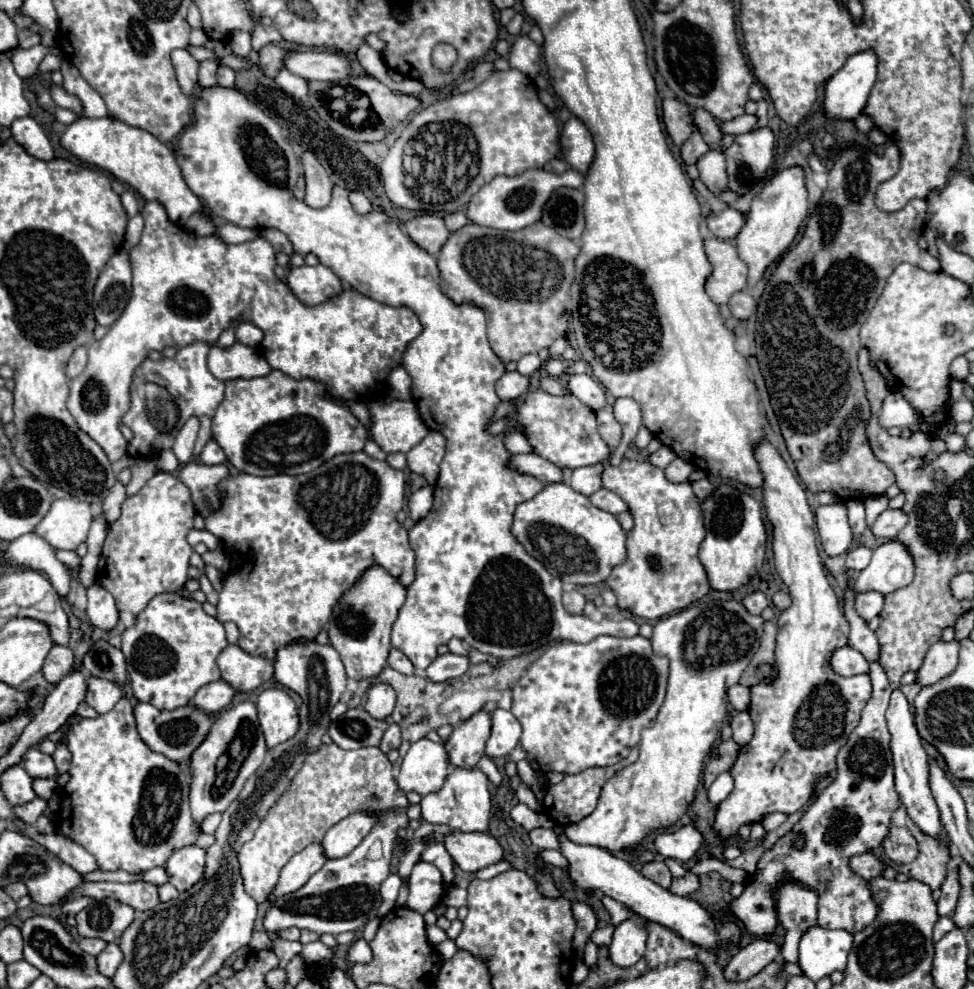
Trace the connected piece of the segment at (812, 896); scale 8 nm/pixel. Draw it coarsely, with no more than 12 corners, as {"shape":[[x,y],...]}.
{"shape":[[788,880],[776,892],[786,928],[780,954],[798,962],[800,936],[818,924],[816,892]]}

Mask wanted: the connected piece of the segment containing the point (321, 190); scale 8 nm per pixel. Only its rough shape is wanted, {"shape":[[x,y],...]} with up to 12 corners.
{"shape":[[312,150],[300,158],[306,178],[304,202],[312,208],[328,206],[332,180]]}

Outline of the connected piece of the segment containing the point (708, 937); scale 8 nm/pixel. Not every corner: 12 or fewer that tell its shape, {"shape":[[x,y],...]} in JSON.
{"shape":[[560,834],[564,872],[702,948],[740,938],[598,846]]}

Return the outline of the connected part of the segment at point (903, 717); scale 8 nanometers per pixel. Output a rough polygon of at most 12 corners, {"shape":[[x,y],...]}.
{"shape":[[900,688],[886,720],[896,792],[922,832],[942,836],[928,754]]}

